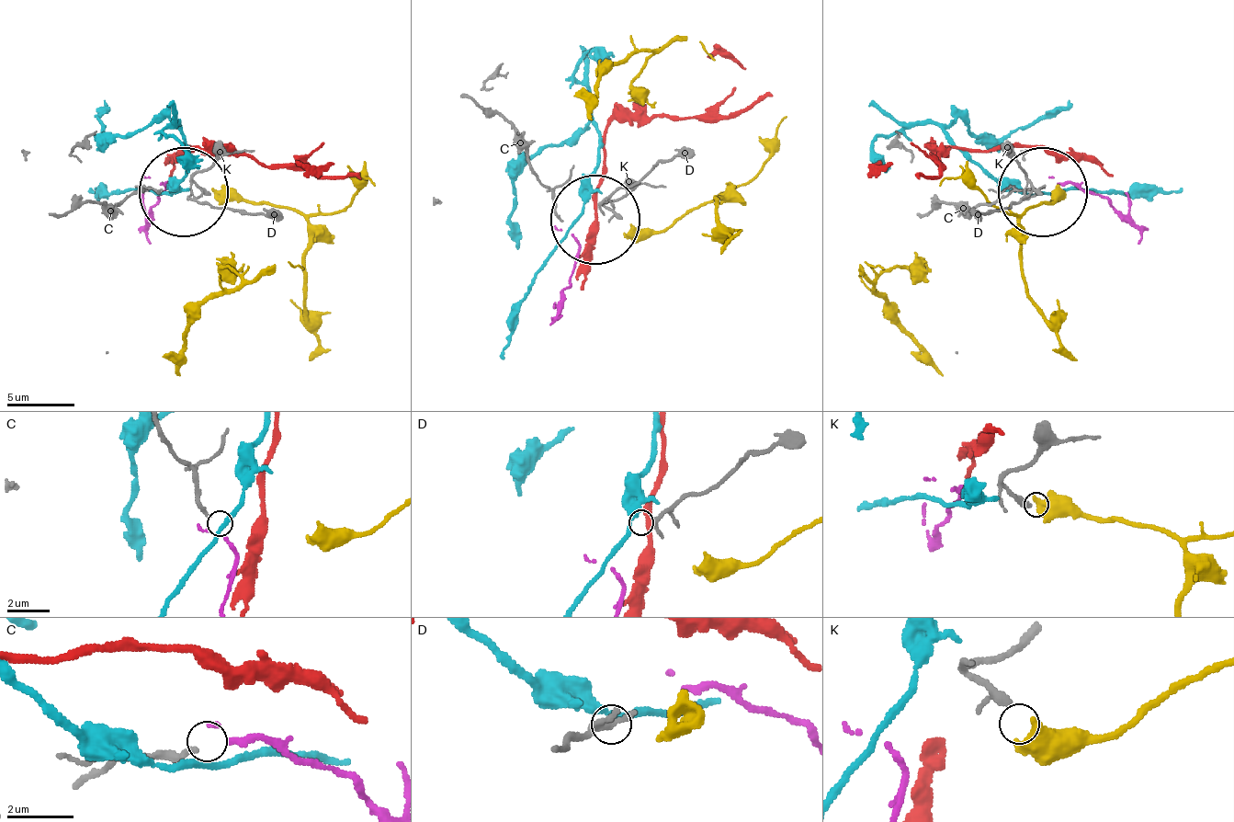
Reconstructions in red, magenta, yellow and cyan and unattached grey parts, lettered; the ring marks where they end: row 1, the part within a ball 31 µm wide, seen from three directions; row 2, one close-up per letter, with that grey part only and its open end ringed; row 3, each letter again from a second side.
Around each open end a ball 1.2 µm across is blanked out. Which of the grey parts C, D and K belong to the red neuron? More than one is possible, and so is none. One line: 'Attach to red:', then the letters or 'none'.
Attach to red: none

